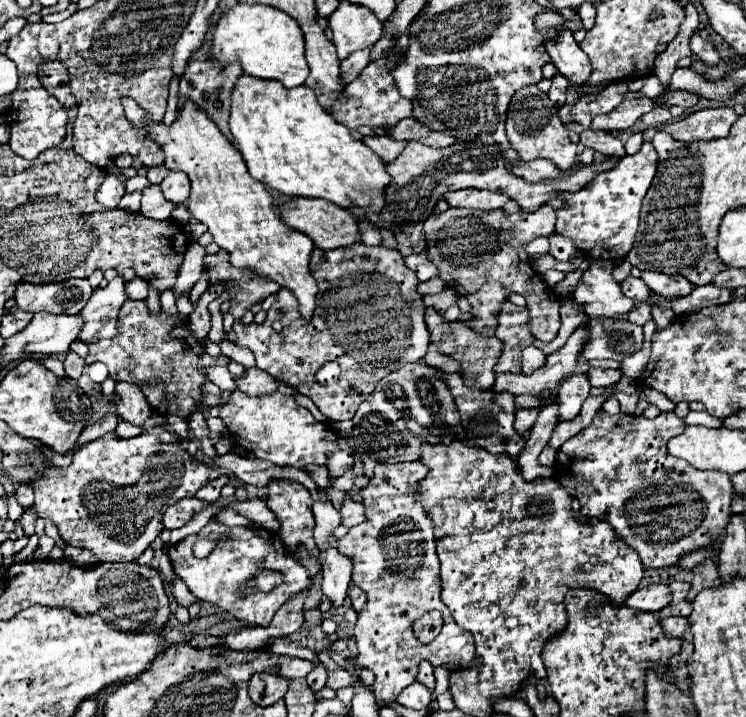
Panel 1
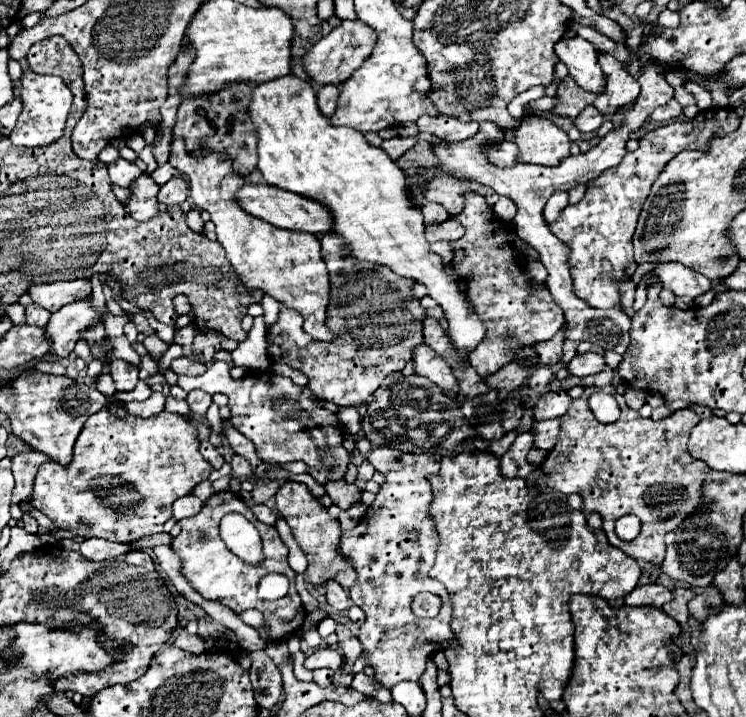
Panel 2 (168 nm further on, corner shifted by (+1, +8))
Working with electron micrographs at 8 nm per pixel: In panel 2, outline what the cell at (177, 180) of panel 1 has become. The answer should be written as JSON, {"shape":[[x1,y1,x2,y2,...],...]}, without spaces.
{"shape":[[172,177,158,191,158,201,164,205,178,205,188,197,188,181,184,177]]}

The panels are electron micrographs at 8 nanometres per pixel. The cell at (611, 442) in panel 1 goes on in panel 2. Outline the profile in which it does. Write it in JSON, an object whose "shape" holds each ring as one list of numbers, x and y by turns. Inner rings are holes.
{"shape":[[612,385,602,387,602,389,586,387,582,397,574,399,570,409,566,411,566,415,560,417,562,431,558,435,558,441,556,441,554,449,548,453,548,457,544,459,544,463,528,477,528,481,534,481,538,485,548,485,564,495,580,493,584,499,584,511,586,513,596,511,602,517,602,521,604,521,602,529,606,531,610,545,622,549,626,555,630,555,634,559,644,559,644,561,660,565,664,559,664,535,668,531,678,529,682,525,682,519,686,519,694,511,698,511,698,507,702,505,702,483,706,479,706,473,712,471,706,463,692,459,686,449,686,435,690,435,690,427,694,427,700,421,700,417,696,413,692,413,690,409,680,409,660,421,654,421,650,417,642,419,638,415,638,411,630,409,626,405,624,397,618,395,620,419,614,423,600,423,600,421,596,421,596,417,592,415,592,411,588,407,588,397,594,391,612,393,616,397,616,389],[622,515,636,515,642,521,640,535,632,541,622,541,614,533,614,523]]}

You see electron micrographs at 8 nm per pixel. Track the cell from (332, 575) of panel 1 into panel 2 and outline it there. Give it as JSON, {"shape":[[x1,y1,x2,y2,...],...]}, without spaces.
{"shape":[[326,581,326,605,338,611,344,611,352,605,352,599,348,597,348,593,338,585,338,581]]}

